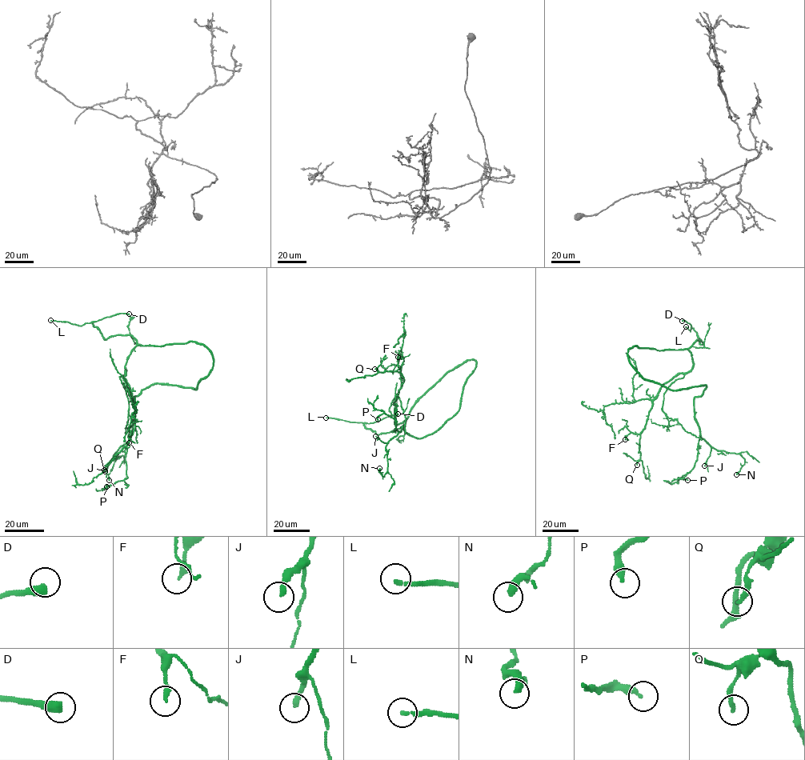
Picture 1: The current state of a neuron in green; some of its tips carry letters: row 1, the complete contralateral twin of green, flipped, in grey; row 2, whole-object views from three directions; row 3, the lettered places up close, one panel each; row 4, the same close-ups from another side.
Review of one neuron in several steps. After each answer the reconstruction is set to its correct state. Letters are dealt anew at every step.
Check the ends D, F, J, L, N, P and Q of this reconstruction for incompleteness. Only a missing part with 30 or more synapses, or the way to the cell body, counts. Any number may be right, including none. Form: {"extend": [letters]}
{"extend": ["D", "J", "L"]}

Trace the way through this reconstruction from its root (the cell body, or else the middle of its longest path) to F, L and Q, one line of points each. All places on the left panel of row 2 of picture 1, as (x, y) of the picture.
F: (199, 344), (138, 345), (133, 350), (124, 376), (135, 414), (129, 442)
L: (199, 344), (189, 342), (141, 346), (130, 335), (110, 335), (105, 339), (91, 322), (77, 326), (50, 320)
Q: (199, 344), (189, 342), (138, 345), (133, 350), (124, 377), (134, 410), (134, 430), (130, 442), (104, 470)

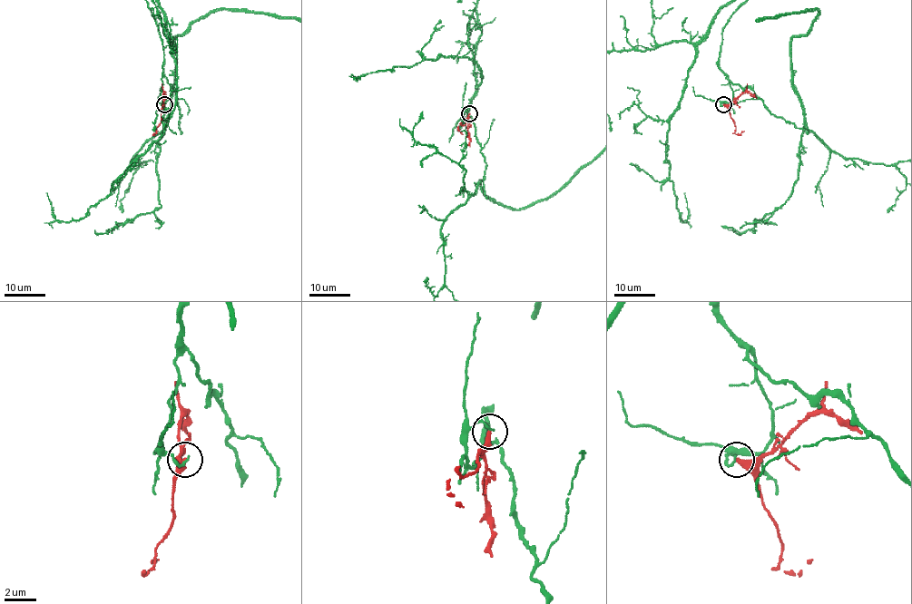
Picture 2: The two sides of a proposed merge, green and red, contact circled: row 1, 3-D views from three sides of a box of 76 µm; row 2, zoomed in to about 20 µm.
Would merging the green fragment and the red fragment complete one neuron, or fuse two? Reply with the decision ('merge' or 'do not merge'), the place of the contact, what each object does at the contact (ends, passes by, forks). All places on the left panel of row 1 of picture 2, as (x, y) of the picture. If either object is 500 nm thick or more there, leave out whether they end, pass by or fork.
do not merge; place (164, 104); green ends; red ends

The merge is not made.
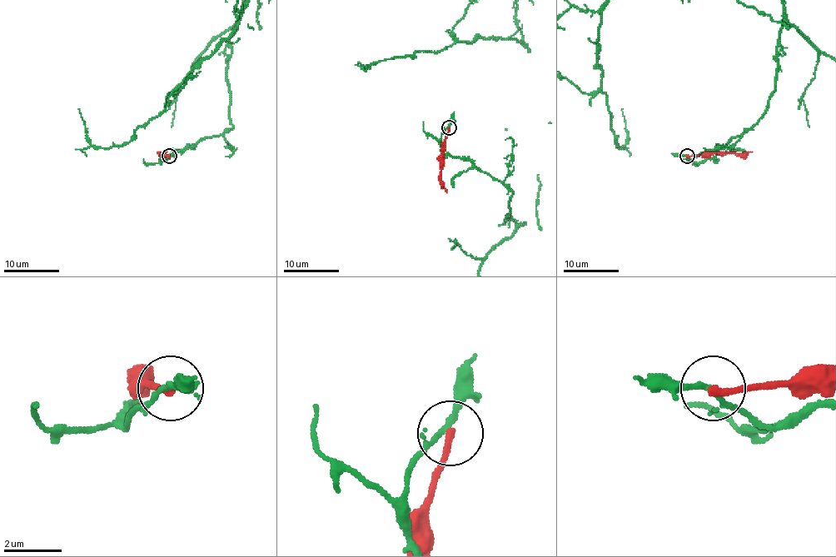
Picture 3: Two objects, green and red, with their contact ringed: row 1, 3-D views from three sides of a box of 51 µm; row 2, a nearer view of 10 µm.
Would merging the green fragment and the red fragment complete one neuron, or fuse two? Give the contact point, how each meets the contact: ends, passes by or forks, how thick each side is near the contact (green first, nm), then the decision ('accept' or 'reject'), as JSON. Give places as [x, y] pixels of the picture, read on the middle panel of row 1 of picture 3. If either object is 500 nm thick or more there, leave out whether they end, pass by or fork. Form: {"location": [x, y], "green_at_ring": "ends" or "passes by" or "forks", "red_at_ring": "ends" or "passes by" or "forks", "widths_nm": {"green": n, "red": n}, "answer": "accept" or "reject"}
{"location": [449, 127], "green_at_ring": "forks", "red_at_ring": "ends", "widths_nm": {"green": 160, "red": 260}, "answer": "reject"}

